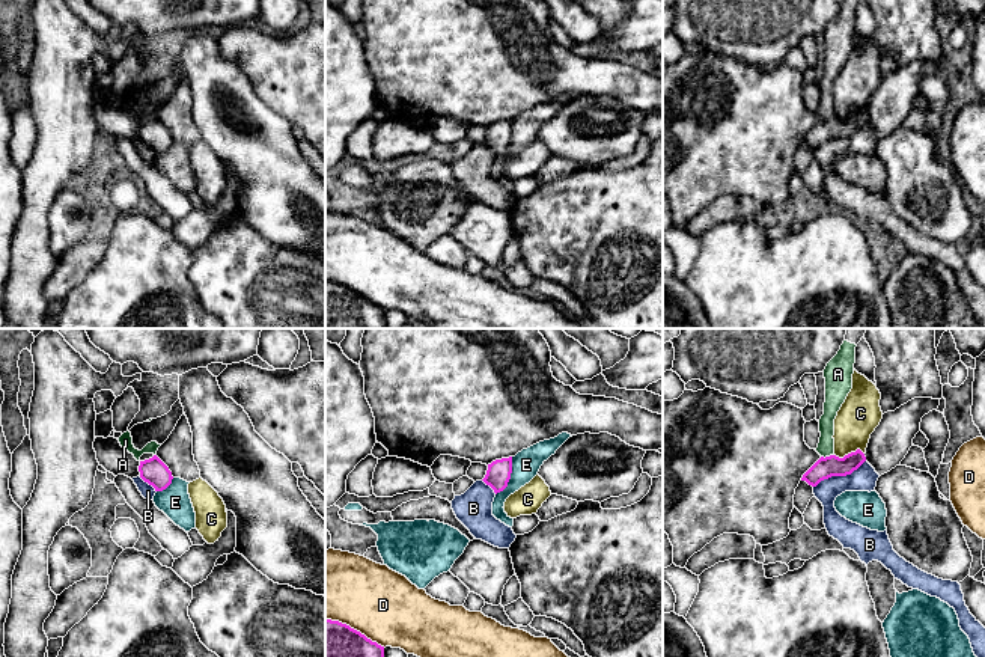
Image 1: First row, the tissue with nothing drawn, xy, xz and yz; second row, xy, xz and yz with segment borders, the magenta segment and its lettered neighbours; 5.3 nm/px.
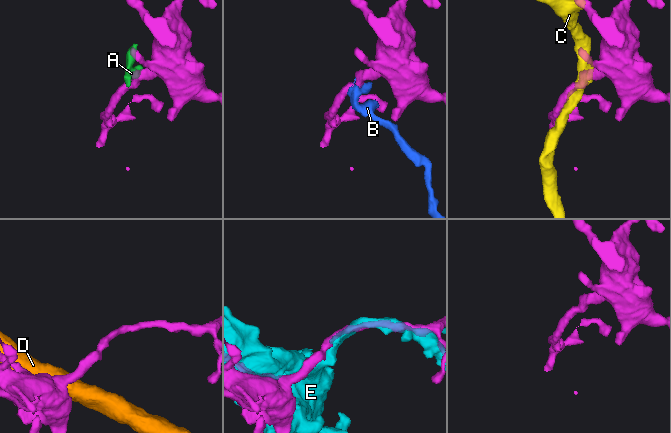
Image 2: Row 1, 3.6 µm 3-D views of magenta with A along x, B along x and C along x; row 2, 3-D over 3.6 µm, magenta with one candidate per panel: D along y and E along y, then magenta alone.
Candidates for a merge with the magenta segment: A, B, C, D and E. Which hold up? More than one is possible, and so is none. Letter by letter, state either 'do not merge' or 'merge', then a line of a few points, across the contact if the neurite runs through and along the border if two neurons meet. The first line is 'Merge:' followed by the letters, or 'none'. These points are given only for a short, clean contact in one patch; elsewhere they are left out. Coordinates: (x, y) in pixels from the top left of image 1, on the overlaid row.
Merge: none
A: do not merge; line yz (833, 454), (821, 457)
B: do not merge; line yz (865, 460), (850, 473), (832, 475), (814, 487)
C: do not merge
D: do not merge
E: do not merge

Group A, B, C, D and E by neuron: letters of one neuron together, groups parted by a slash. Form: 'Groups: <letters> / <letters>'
Groups: A B / C / D / E

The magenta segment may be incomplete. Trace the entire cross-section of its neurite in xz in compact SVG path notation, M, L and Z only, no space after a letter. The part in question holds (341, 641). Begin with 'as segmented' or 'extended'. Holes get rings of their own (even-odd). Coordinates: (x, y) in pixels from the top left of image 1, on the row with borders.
as segmented; M325 618L325 657L384 657L384 646L346 624Z

